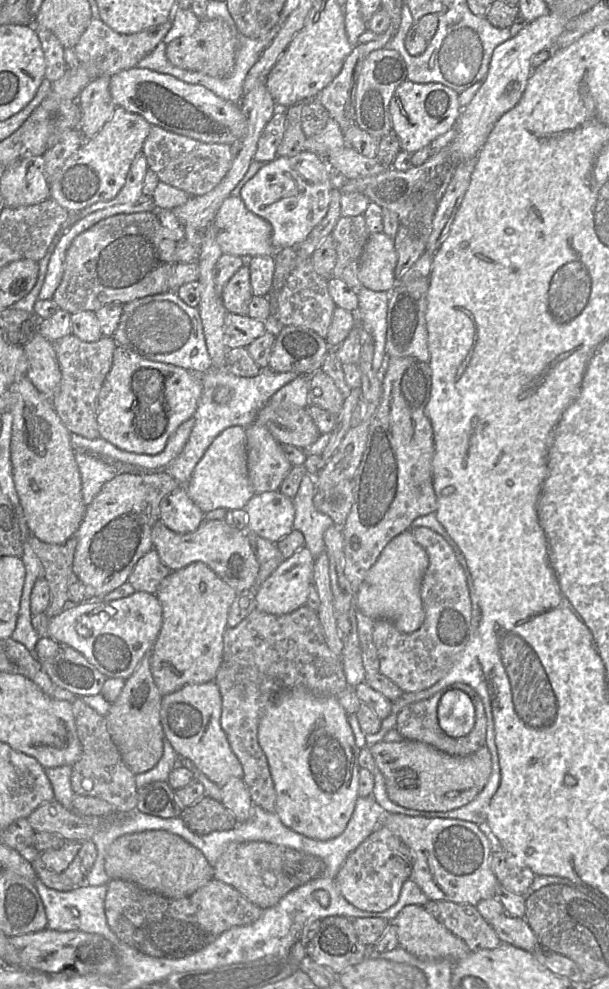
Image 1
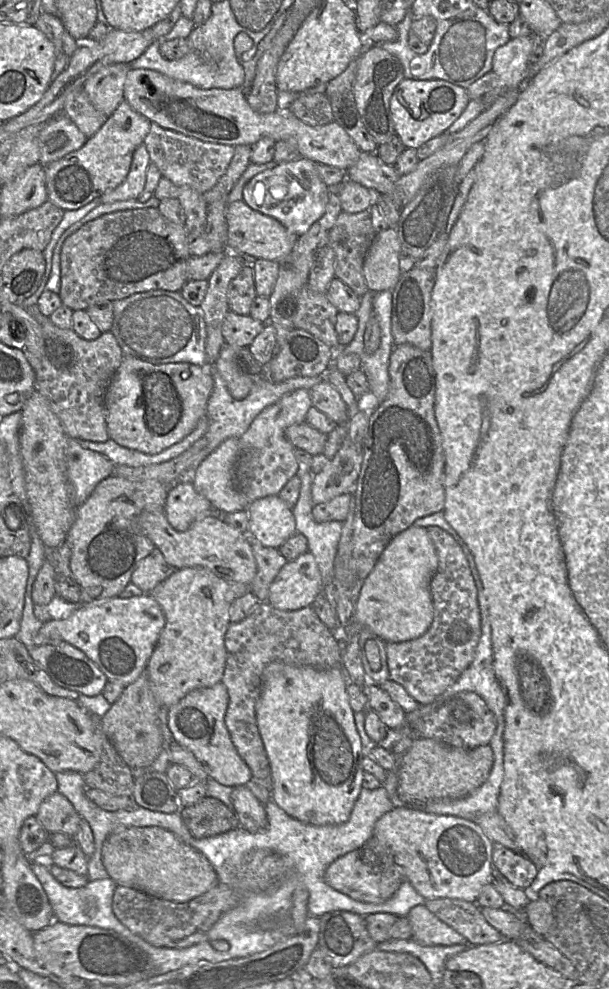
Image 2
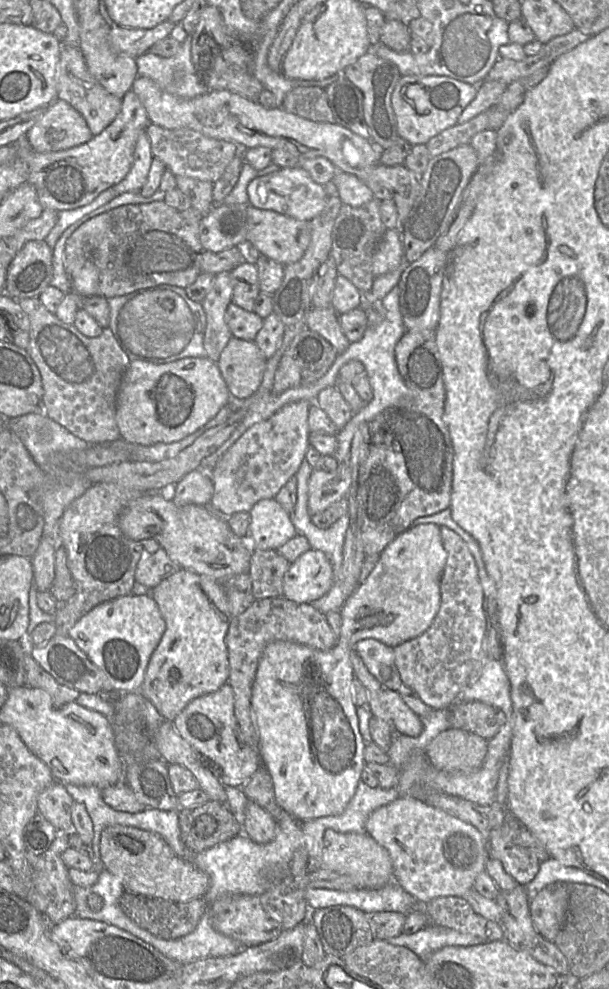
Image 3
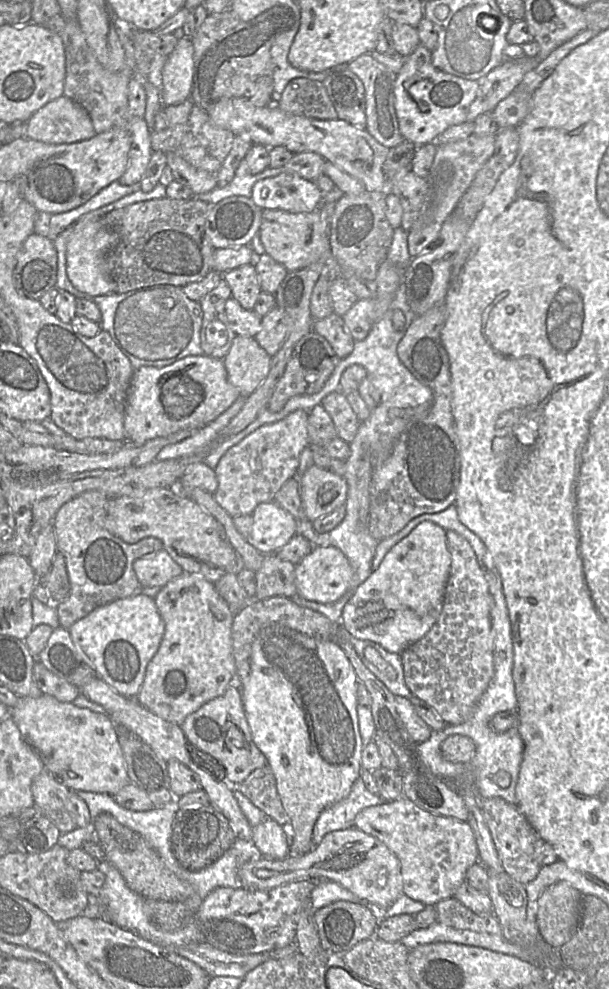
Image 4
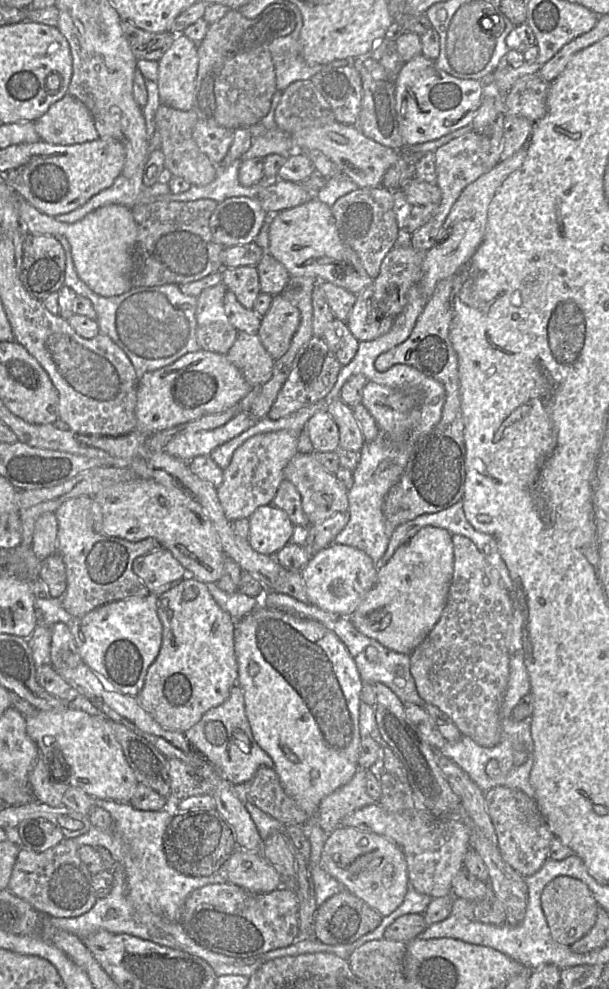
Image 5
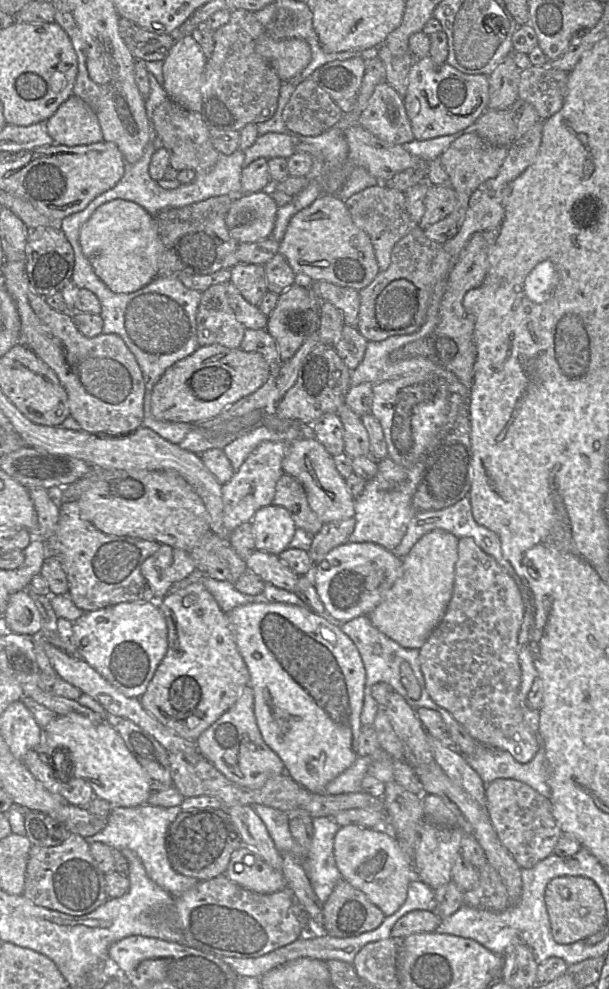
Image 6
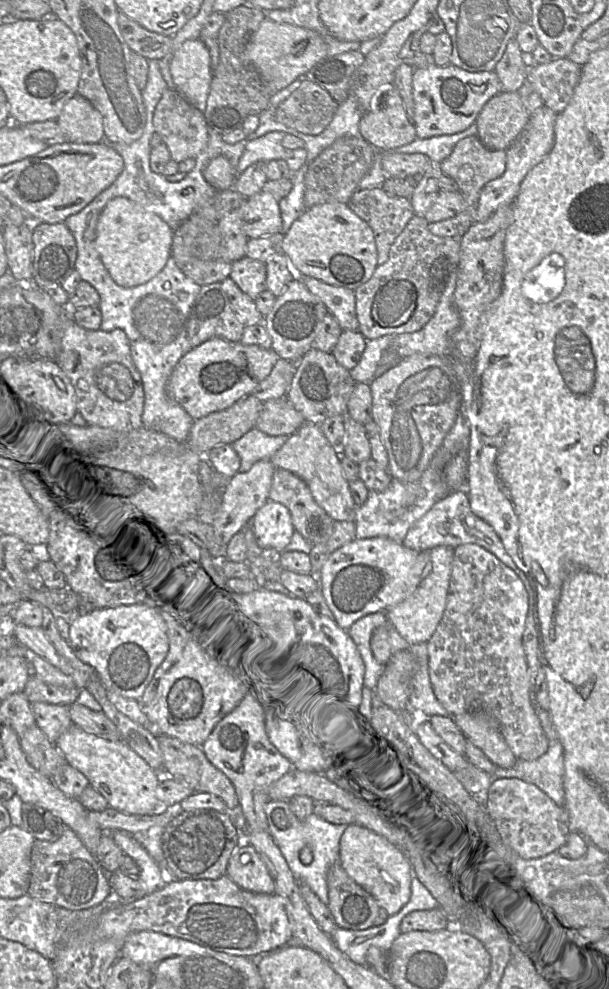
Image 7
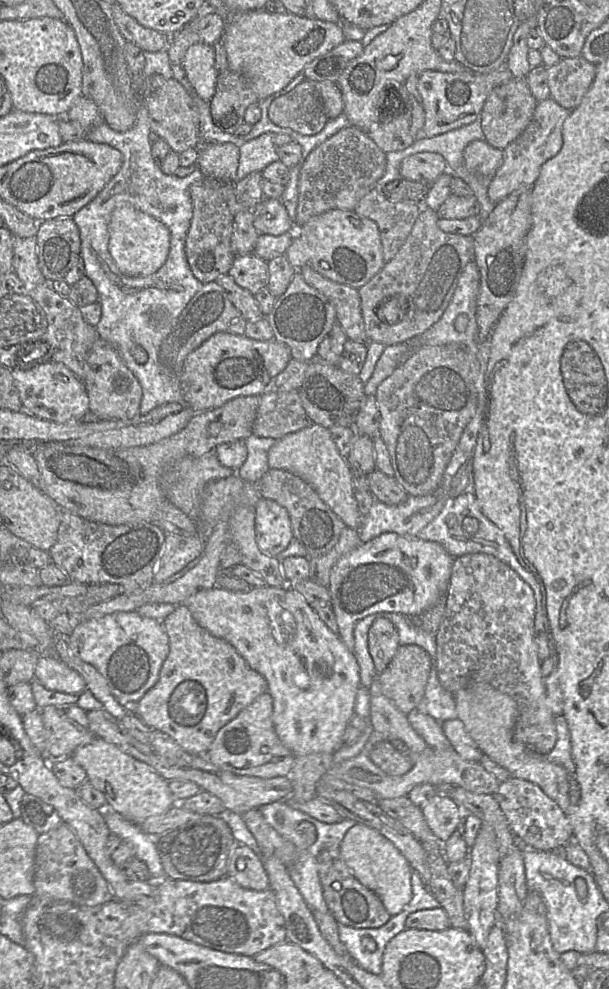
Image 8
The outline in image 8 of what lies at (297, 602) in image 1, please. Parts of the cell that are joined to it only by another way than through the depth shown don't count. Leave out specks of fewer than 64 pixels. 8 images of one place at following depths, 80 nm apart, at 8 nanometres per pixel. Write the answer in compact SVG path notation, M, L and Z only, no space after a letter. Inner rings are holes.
M383 533L341 557L331 571L328 590L343 644L354 654L354 626L368 615L396 612L416 617L443 600L453 561L437 542L396 533Z

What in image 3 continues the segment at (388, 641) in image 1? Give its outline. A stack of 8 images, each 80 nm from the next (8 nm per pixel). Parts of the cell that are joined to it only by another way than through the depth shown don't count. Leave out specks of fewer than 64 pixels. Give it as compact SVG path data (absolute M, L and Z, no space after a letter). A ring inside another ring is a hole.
M440 527L447 561L441 576L441 604L431 626L420 636L393 648L395 666L403 684L417 693L420 699L433 710L450 709L457 697L476 676L483 655L483 641L487 632L484 590L475 559L467 544L454 531Z

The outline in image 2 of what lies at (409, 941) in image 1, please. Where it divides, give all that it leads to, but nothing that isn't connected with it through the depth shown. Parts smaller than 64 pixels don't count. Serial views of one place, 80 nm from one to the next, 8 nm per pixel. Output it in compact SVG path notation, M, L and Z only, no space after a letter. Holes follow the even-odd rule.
M423 904L407 914L411 925L411 939L422 946L451 946L467 944L465 937L433 915Z

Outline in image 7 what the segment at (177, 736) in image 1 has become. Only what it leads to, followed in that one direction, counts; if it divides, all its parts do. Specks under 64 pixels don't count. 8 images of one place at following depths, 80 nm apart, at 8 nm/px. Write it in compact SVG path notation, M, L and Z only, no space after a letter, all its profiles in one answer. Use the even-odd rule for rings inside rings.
M249 690L237 707L213 729L201 748L208 760L233 783L240 801L238 811L252 830L268 831L264 806L269 787L292 769L292 763L270 742L263 716L260 690Z

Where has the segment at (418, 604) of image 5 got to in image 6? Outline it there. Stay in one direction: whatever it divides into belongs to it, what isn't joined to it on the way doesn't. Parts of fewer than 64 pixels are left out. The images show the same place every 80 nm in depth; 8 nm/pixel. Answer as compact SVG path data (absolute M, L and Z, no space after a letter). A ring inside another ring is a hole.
M432 530L420 538L402 558L402 575L395 581L380 604L367 615L381 633L402 647L420 650L444 618L453 594L458 540L453 534L444 530Z

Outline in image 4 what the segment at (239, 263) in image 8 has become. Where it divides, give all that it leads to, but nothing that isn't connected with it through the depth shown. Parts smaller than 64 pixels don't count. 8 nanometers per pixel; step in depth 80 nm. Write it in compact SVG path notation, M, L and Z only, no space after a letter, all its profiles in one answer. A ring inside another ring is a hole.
M254 263L242 265L222 274L231 289L232 297L246 310L254 310L260 288Z

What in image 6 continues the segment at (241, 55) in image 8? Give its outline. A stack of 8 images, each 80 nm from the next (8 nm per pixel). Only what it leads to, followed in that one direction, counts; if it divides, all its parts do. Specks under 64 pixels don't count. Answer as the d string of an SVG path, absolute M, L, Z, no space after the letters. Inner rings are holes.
M266 32L257 39L255 51L270 63L282 83L296 77L311 60L311 49L305 40L274 39Z

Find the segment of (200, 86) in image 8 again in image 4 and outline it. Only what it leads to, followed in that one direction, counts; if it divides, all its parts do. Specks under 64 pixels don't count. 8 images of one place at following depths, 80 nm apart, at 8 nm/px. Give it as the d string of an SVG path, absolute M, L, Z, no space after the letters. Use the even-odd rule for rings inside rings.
M184 36L167 56L162 70L160 98L164 106L178 105L190 98L193 74L194 46L191 38Z

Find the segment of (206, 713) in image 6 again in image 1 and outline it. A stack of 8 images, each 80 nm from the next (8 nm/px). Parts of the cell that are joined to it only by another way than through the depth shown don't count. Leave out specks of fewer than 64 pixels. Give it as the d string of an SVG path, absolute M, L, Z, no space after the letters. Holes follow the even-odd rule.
M203 562L171 571L162 580L155 592L162 607L162 626L150 652L152 676L162 697L188 684L215 680L229 609L237 594Z

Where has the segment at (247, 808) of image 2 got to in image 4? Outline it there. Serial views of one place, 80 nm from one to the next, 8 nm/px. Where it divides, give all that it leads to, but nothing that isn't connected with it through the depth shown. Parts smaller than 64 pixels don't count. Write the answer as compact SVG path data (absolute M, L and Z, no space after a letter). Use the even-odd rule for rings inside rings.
M265 817L253 827L251 842L265 858L282 860L290 856L287 827L270 817Z

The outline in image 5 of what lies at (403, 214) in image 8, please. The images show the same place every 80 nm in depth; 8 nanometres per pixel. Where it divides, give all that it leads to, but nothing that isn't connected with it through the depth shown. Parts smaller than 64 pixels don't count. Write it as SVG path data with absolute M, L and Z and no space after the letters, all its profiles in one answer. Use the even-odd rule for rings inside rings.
M383 185L357 188L338 198L331 211L342 241L355 251L368 275L376 278L383 259L395 245L400 229L393 211L393 190Z

